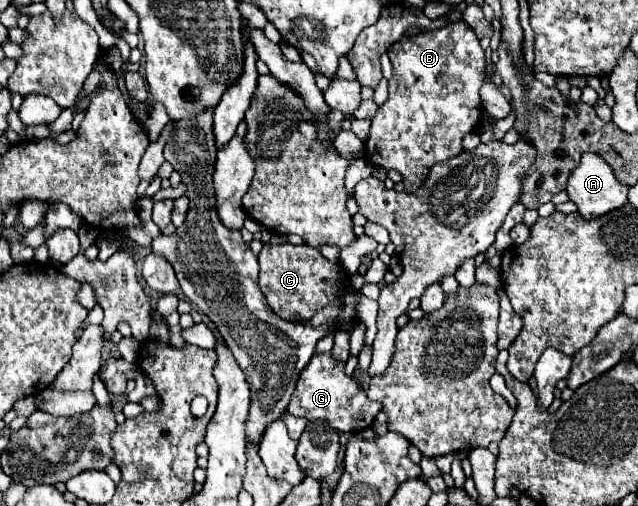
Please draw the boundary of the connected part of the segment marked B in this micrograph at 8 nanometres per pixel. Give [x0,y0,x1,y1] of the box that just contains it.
[365,21,485,191]

